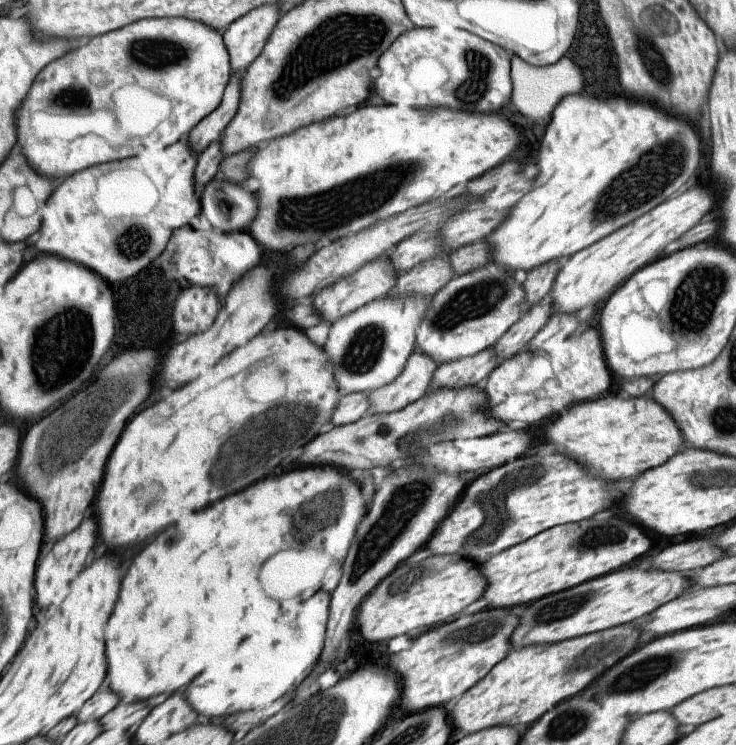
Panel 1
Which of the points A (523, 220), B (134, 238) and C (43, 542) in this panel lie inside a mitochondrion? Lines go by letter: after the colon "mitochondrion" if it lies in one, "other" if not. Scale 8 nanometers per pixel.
A: other
B: mitochondrion
C: other

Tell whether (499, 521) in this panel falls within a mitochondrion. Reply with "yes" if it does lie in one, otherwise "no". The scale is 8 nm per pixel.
yes

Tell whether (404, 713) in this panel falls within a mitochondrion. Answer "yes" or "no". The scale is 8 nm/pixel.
no

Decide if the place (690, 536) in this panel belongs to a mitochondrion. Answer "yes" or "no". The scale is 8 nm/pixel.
no

